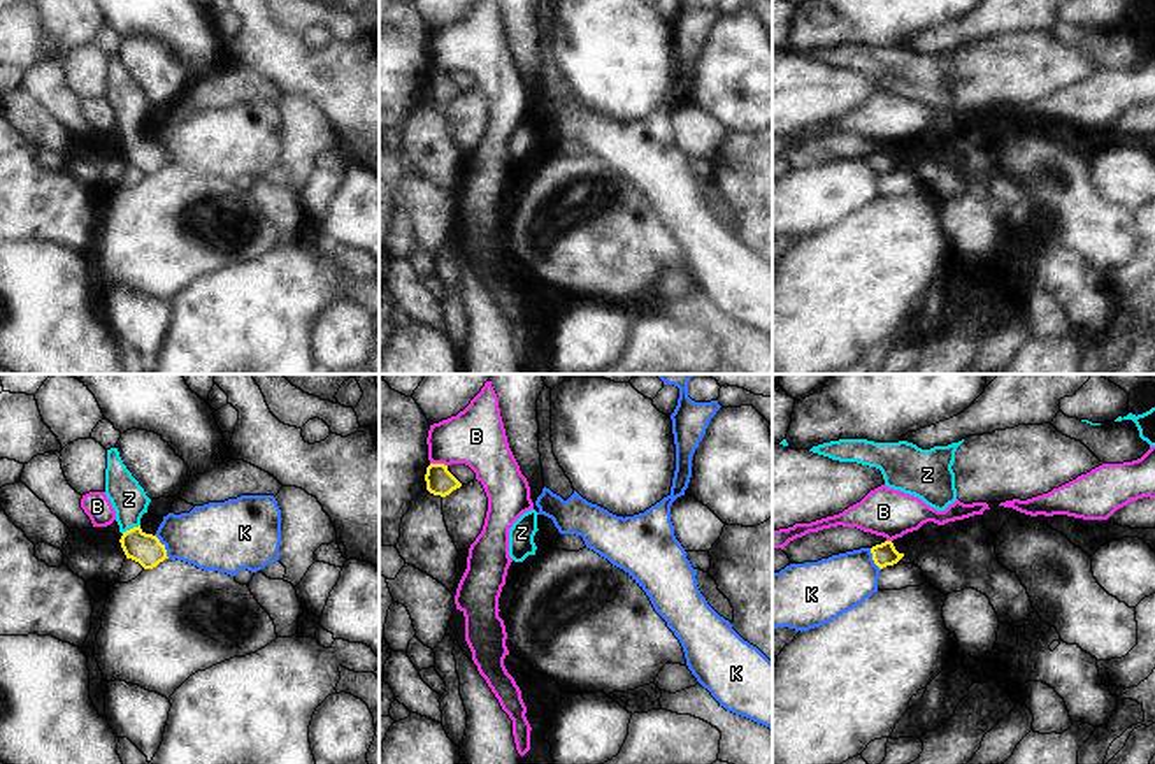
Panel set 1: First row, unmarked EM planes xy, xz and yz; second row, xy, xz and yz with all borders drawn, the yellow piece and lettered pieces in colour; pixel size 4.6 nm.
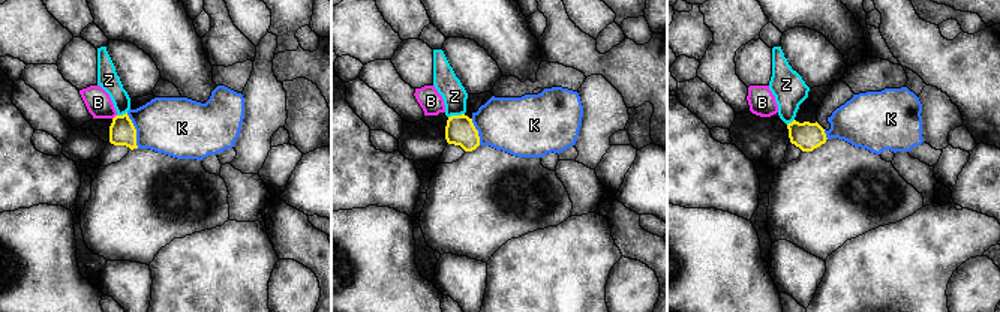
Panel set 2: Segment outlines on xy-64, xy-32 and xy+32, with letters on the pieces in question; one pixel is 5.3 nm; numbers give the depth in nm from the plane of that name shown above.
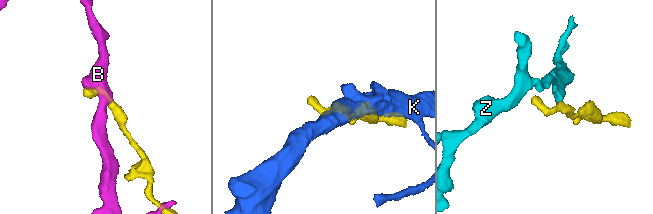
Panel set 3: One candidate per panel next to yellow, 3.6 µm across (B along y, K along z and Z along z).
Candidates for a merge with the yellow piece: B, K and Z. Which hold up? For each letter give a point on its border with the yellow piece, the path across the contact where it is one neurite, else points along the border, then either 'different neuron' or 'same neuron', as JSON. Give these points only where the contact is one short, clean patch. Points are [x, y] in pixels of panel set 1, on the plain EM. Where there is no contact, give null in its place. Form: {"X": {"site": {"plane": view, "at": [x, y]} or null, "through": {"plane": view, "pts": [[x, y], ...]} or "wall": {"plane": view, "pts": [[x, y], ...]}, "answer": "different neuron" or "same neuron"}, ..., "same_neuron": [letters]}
{"B": {"site": {"plane": "xz", "at": [439, 71]}, "answer": "different neuron"}, "K": {"site": {"plane": "xy", "at": [164, 153]}, "answer": "different neuron"}, "Z": {"site": {"plane": "xy", "at": [130, 136]}, "through": {"plane": "xy", "pts": [[144, 155], [130, 136], [129, 106]]}, "answer": "same neuron"}, "same_neuron": ["Z"]}

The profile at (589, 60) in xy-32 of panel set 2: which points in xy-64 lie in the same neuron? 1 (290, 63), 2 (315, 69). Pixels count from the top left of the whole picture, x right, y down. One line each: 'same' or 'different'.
1: same
2: same

